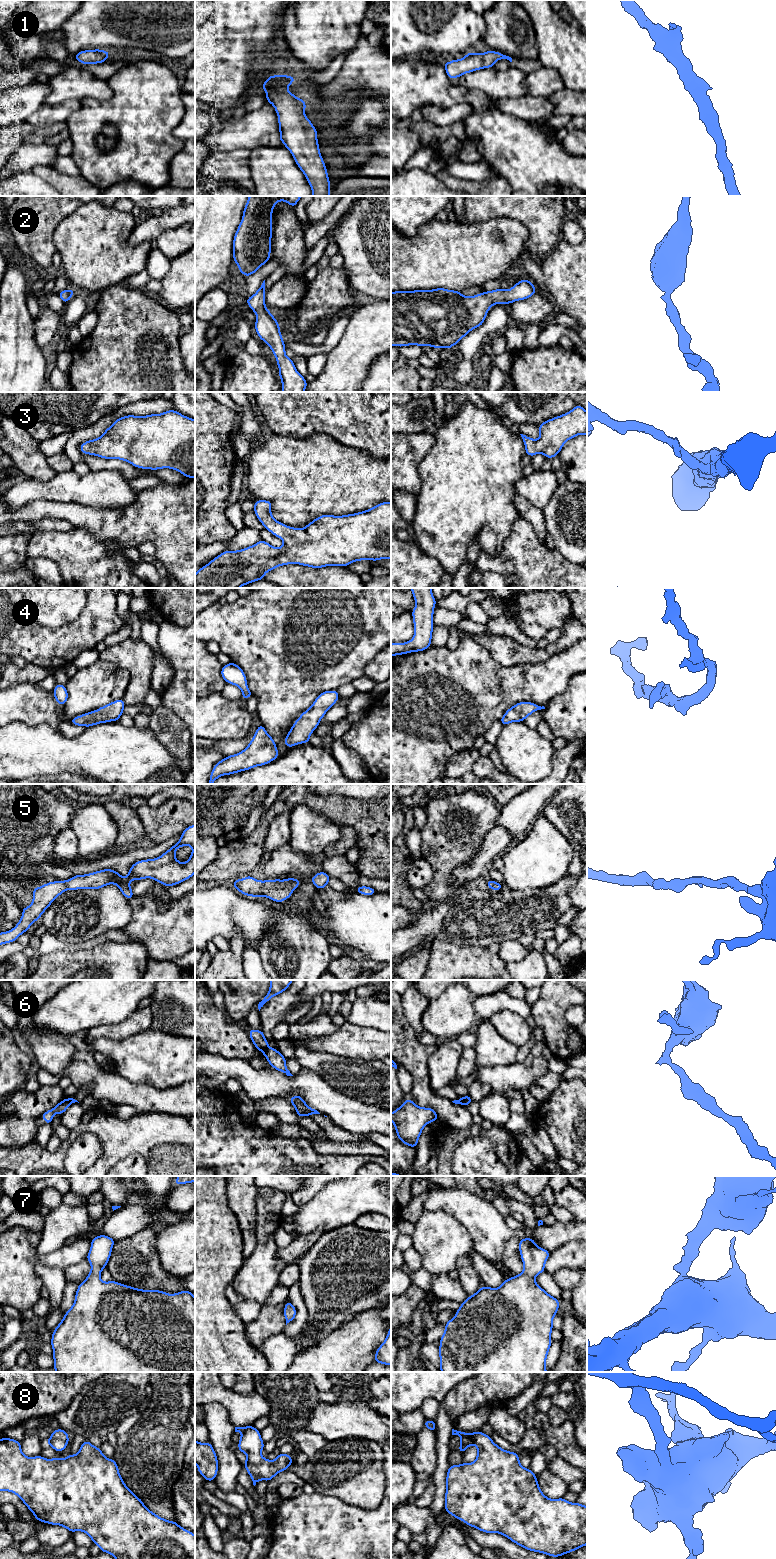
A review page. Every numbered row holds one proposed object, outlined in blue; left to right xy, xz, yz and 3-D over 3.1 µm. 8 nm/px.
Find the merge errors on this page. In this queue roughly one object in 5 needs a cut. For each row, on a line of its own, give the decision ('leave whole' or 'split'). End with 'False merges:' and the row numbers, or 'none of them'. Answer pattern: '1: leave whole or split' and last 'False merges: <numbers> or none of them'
1: leave whole
2: leave whole
3: leave whole
4: leave whole
5: leave whole
6: split
7: leave whole
8: leave whole
False merges: 6

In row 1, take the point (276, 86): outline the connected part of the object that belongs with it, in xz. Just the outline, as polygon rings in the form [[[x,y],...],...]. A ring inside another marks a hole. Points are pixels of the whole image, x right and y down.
[[[284,74],[268,76],[260,86],[266,92],[278,116],[280,141],[291,152],[297,166],[304,173],[312,196],[330,196],[331,184],[324,160],[320,154],[317,129],[305,116],[306,102],[287,88],[296,81]]]

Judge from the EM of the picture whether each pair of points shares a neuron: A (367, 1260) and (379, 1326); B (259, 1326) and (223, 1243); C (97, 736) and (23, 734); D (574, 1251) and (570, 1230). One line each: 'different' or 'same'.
A: different
B: different
C: same
D: different

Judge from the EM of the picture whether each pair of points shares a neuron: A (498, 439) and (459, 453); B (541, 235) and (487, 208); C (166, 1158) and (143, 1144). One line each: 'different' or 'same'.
A: same
B: same
C: same

